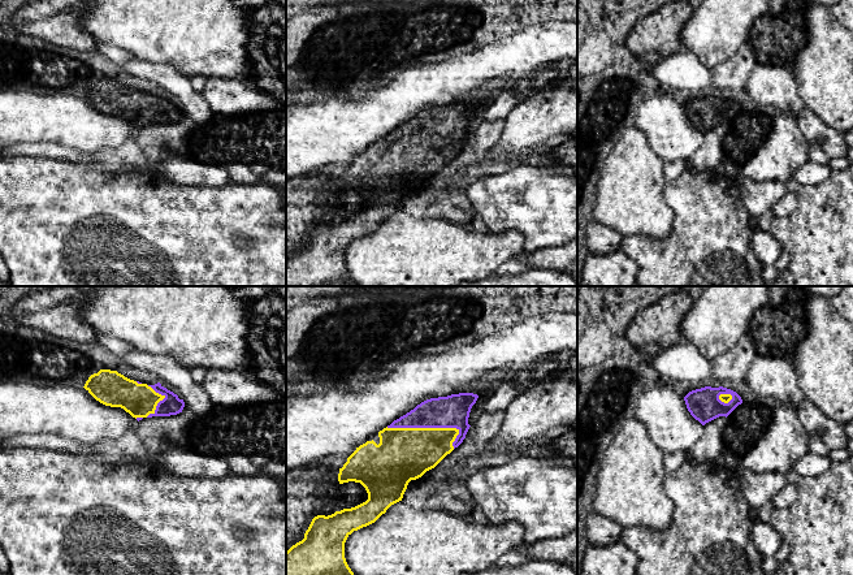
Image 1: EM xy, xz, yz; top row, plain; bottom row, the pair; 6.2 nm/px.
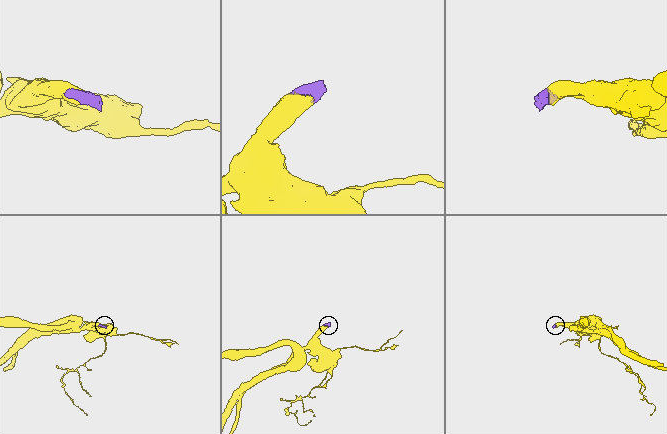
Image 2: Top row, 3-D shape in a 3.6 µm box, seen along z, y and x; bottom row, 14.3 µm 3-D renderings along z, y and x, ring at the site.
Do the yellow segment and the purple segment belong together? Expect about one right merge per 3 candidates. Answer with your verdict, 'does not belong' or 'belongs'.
belongs

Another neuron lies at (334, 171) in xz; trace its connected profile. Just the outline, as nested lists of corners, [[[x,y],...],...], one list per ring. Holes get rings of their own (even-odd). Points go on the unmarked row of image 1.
[[[330,164],[326,167],[317,168],[311,173],[324,174],[335,181],[343,176],[343,173],[347,170],[347,167],[348,165],[346,164]]]

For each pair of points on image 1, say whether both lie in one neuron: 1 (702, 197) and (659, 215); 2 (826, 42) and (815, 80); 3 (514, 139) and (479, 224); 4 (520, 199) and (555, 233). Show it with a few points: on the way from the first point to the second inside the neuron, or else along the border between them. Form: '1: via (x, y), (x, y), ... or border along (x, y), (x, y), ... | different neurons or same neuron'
1: border along (666, 181), (672, 228), (661, 238) | different neurons
2: via (826, 51), (825, 70) | same neuron
3: border along (473, 213), (470, 223) | different neurons
4: via (529, 207), (546, 224) | same neuron

